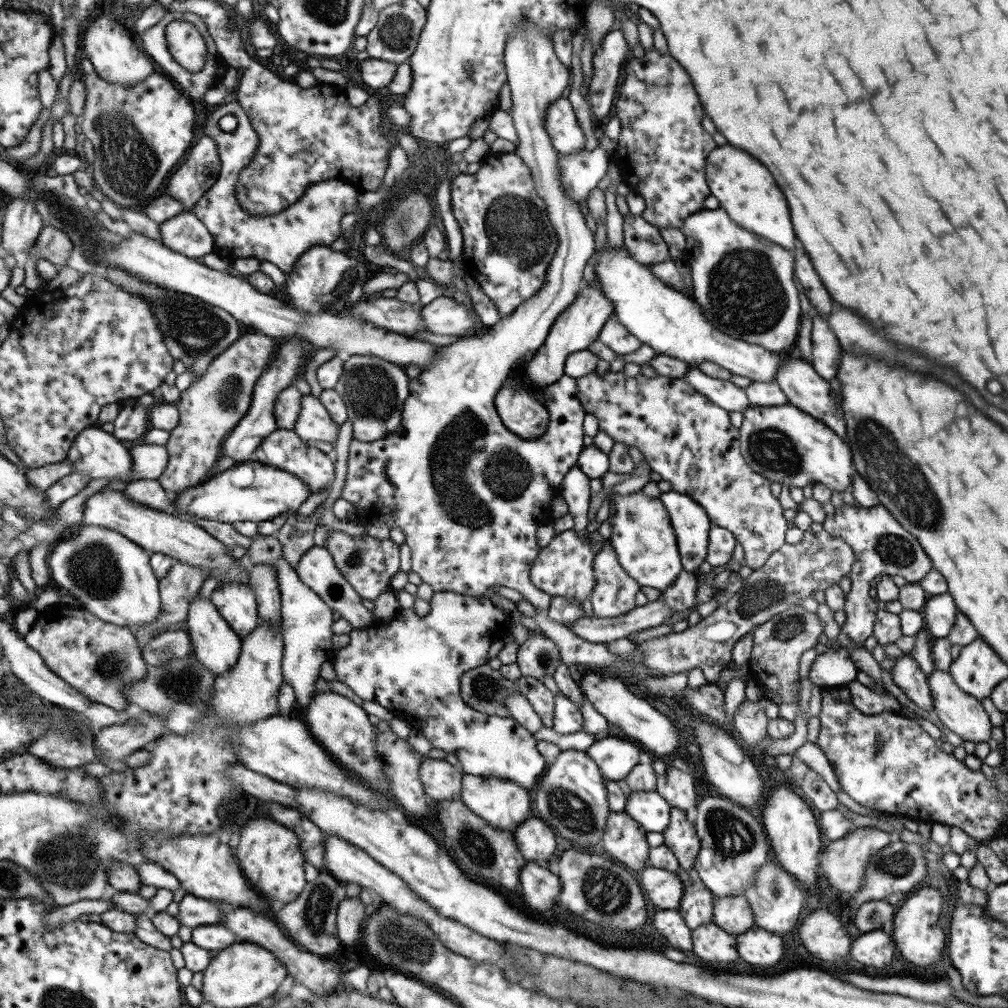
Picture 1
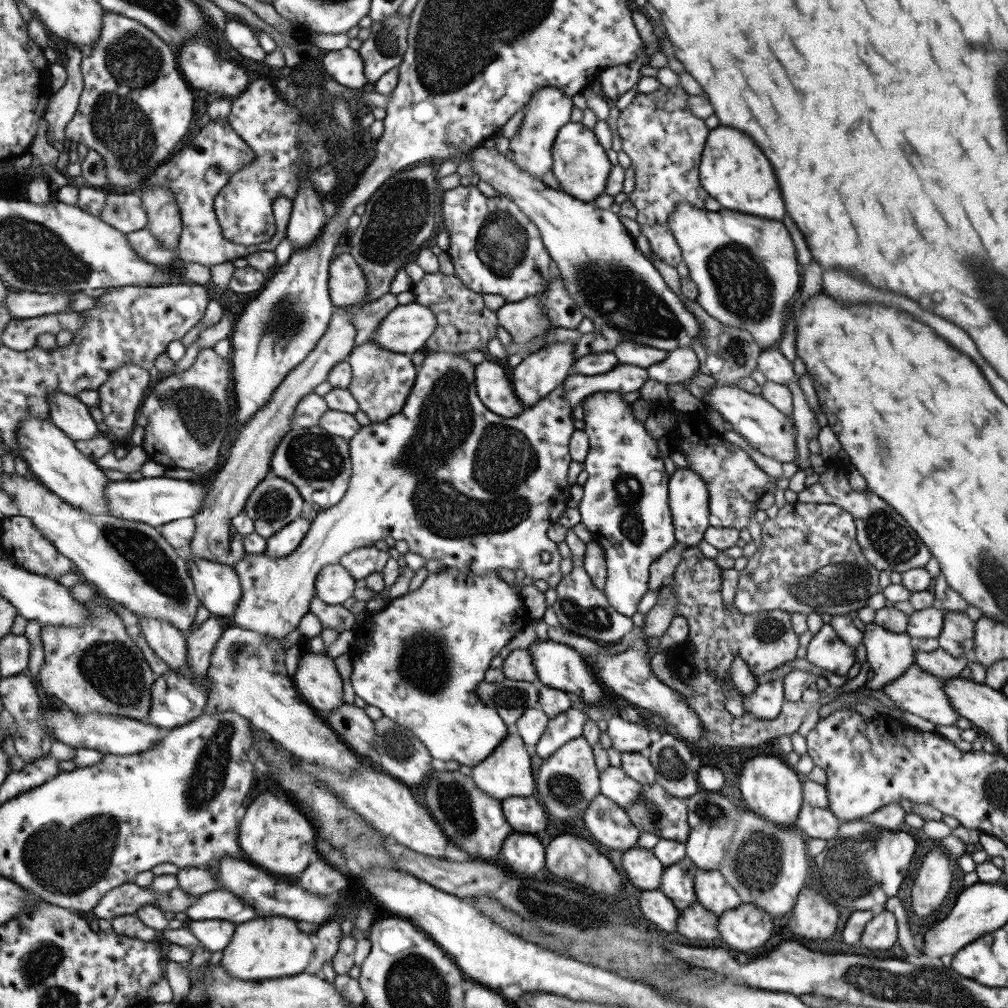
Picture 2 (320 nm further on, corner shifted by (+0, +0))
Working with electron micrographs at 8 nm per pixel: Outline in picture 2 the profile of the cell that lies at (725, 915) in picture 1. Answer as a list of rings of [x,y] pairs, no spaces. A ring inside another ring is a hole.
[[[697,869],[693,884],[696,901],[715,916],[741,903],[733,887],[727,884],[718,869]]]

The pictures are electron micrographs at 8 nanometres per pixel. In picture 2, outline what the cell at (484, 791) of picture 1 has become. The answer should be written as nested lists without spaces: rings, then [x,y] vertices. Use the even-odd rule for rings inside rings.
[[[510,727],[503,740],[491,751],[487,758],[471,769],[471,778],[475,781],[477,788],[495,798],[495,800],[505,800],[511,796],[531,796],[533,795],[533,774],[529,767],[530,755],[526,751],[526,746],[522,738]]]

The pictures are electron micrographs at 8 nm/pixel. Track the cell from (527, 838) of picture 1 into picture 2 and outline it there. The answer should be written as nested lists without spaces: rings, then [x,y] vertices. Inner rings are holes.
[[[533,795],[521,798],[511,796],[500,802],[503,816],[513,831],[533,835],[545,828],[546,812]]]

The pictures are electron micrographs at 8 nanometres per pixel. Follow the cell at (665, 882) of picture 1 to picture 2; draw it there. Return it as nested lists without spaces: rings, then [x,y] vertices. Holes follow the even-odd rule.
[[[635,846],[619,852],[617,858],[621,860],[617,866],[622,869],[623,876],[627,876],[637,888],[641,890],[658,888],[663,866],[651,851]]]

